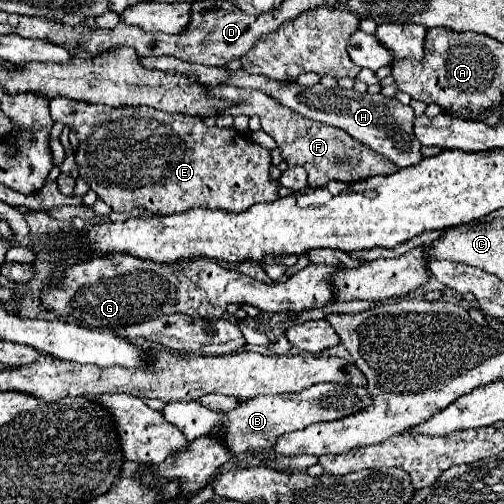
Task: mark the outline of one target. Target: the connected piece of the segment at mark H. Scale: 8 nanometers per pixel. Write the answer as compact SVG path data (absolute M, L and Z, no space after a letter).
M169 55L141 57L141 63L145 63L145 67L153 67L153 69L161 69L161 71L181 71L181 75L197 75L197 79L201 79L201 83L209 83L209 85L235 85L235 87L259 89L259 91L267 93L269 97L277 99L281 105L289 107L291 111L297 111L313 121L329 123L329 125L335 125L335 127L347 131L353 139L361 139L361 143L373 147L375 151L379 151L381 155L391 159L399 169L415 165L423 159L421 143L413 135L415 113L413 113L411 105L403 105L395 97L387 99L381 93L377 93L377 95L357 93L353 89L341 89L341 87L327 89L321 83L317 83L313 87L303 87L299 83L279 83L279 81L273 81L263 75L249 75L241 69L231 71L227 67L205 67L199 63L185 63L185 61L181 61L177 57L169 57Z

